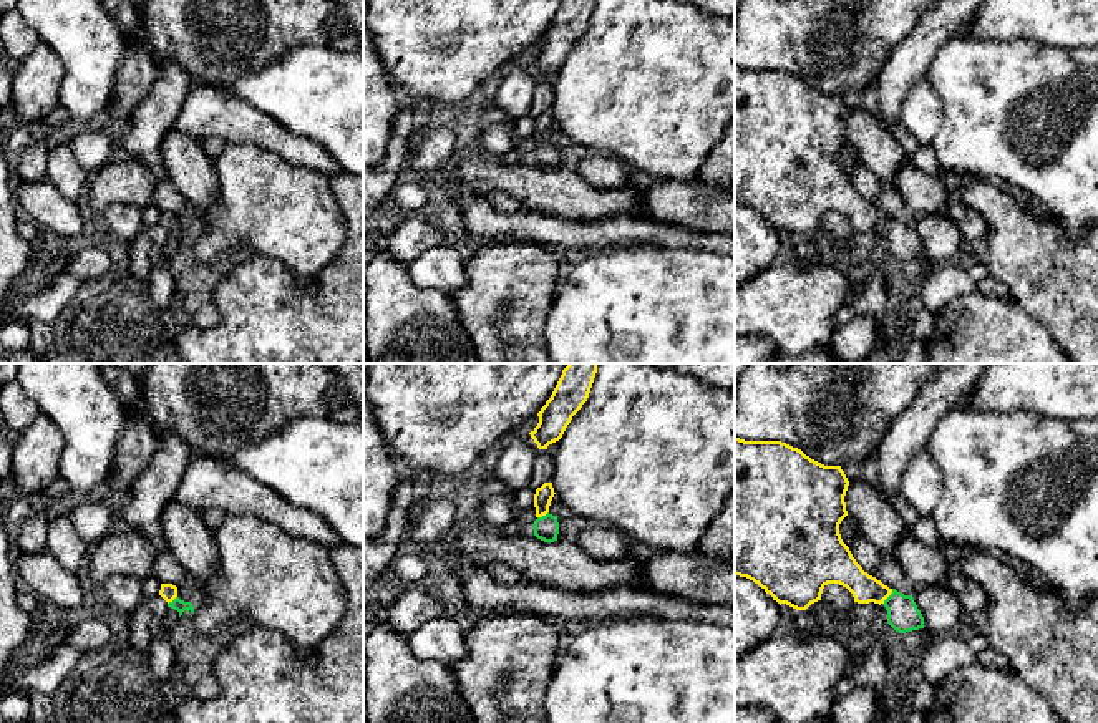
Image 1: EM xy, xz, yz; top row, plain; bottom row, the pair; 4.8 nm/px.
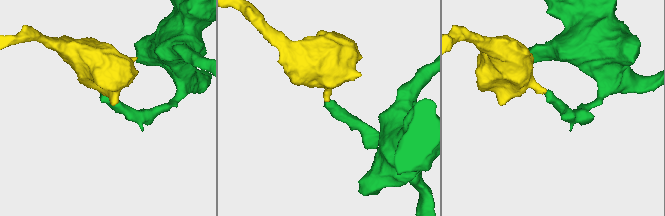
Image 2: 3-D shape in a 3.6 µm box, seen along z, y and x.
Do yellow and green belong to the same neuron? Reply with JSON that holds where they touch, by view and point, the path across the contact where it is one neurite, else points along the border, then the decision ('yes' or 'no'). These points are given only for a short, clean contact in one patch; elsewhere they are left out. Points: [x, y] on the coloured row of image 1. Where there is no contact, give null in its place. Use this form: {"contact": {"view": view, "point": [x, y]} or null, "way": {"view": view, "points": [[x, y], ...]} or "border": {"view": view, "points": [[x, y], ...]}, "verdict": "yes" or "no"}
{"contact": {"view": "yz", "point": [888, 596]}, "way": {"view": "yz", "points": [[845, 571], [866, 589], [888, 596], [901, 609], [903, 616]]}, "verdict": "yes"}

